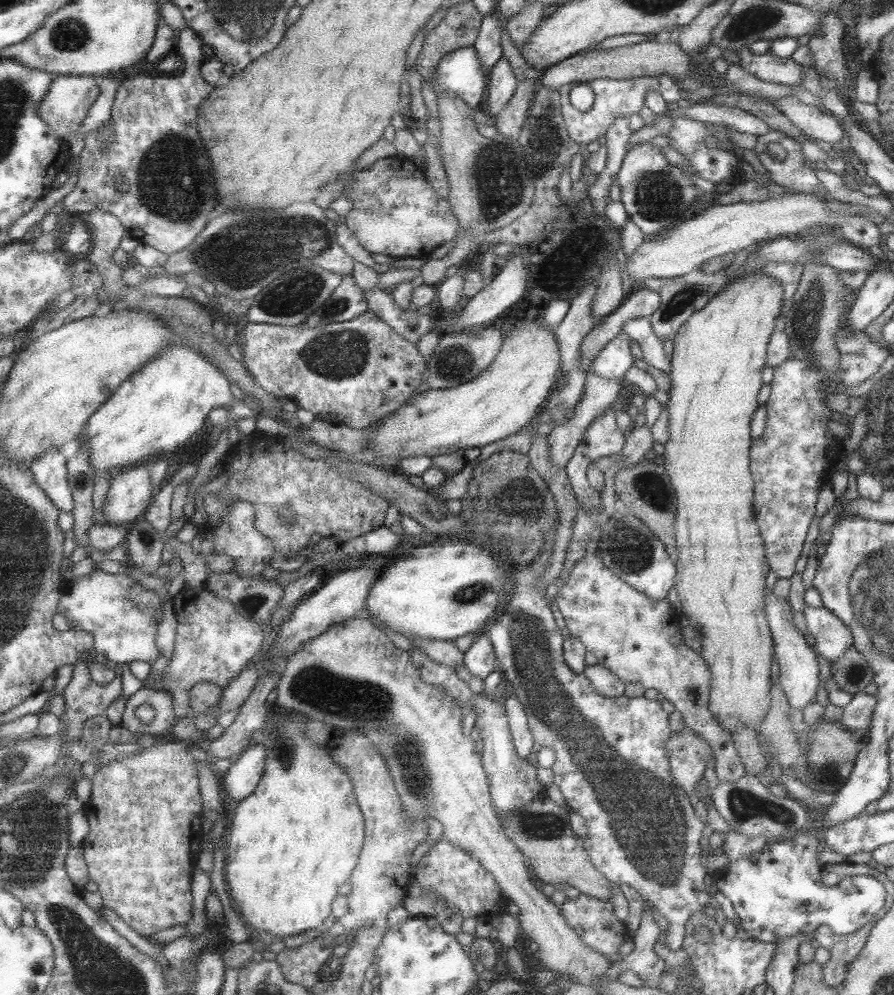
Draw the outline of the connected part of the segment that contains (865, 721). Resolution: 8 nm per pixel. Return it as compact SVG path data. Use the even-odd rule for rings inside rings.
M863 692L855 693L851 701L843 708L843 714L839 718L839 723L845 730L856 737L860 737L862 734L865 734L869 727L875 704L873 695Z

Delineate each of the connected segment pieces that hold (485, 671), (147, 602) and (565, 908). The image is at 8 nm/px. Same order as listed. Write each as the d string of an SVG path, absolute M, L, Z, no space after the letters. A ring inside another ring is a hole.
M483 633L475 635L473 643L464 652L464 665L469 669L471 676L481 680L495 670L495 651L492 649L492 643Z
M95 570L73 579L65 586L57 612L64 615L76 631L91 633L94 649L107 660L117 664L135 660L152 664L162 655L156 636L163 620L159 610L165 607L165 599L163 593L145 588L132 574L107 574Z
M582 895L574 900L567 901L558 907L564 921L575 931L578 939L589 949L603 954L609 962L620 959L617 955L619 944L627 937L625 925L613 915L610 901L602 901L590 896Z

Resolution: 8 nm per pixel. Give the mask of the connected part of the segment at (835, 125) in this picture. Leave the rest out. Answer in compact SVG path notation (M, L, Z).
M791 95L773 100L773 106L786 116L809 140L820 140L827 146L844 144L840 121L820 107L805 105Z

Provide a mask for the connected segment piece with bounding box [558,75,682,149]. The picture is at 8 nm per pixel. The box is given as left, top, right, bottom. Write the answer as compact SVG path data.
M640 75L634 78L623 79L605 79L599 78L596 82L589 83L589 88L593 91L593 102L591 108L585 112L575 110L569 104L568 94L570 86L563 85L558 88L559 94L559 110L566 126L568 138L576 142L582 149L592 142L596 142L599 136L610 127L611 122L615 118L629 117L633 112L636 112L643 107L645 93L649 89L655 89L661 96L664 102L673 102L681 98L681 88L675 88L676 80L673 80L673 90L661 90L659 86L659 77L652 75Z

